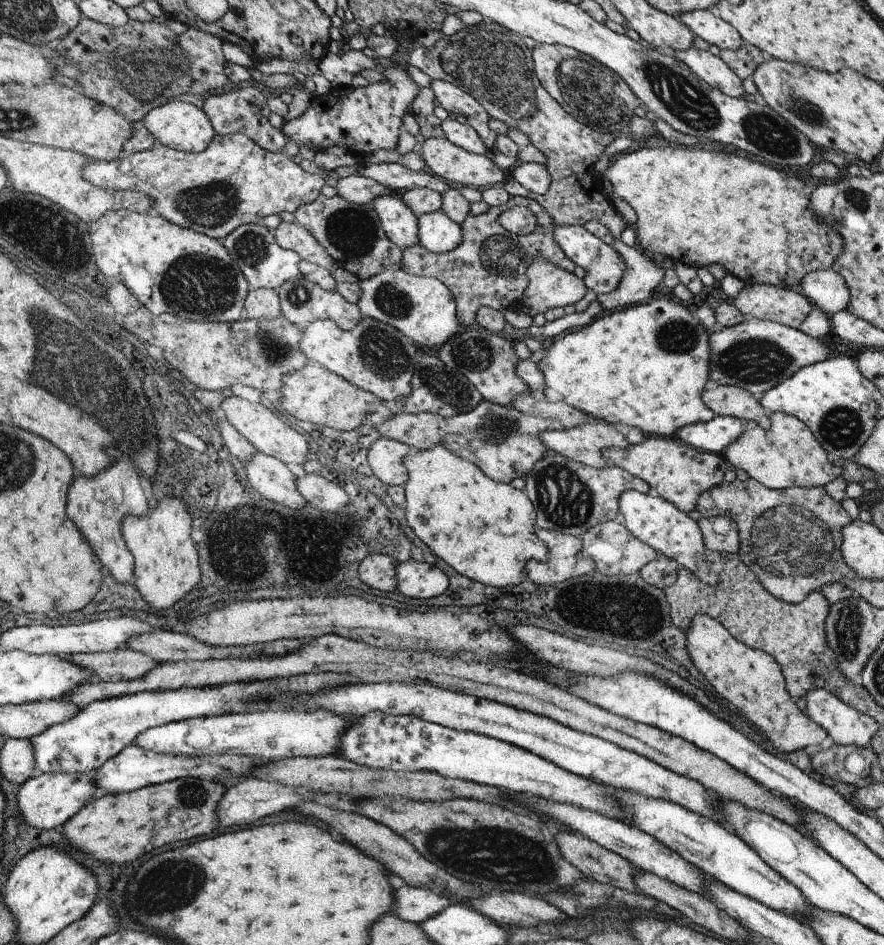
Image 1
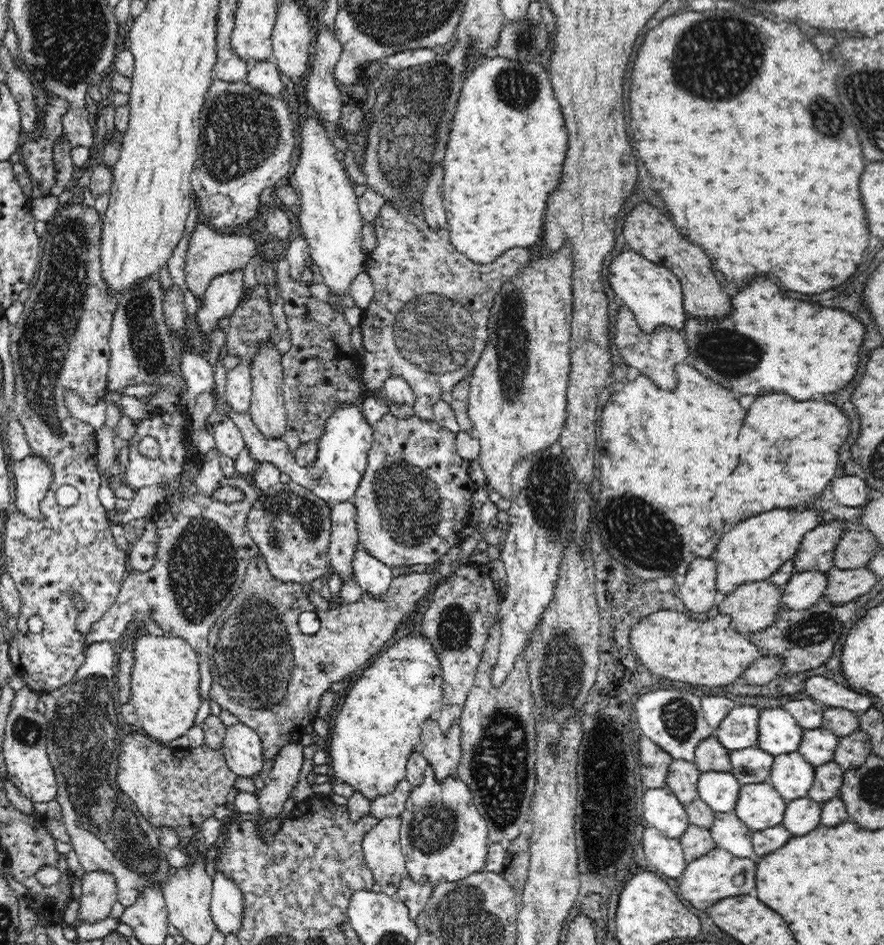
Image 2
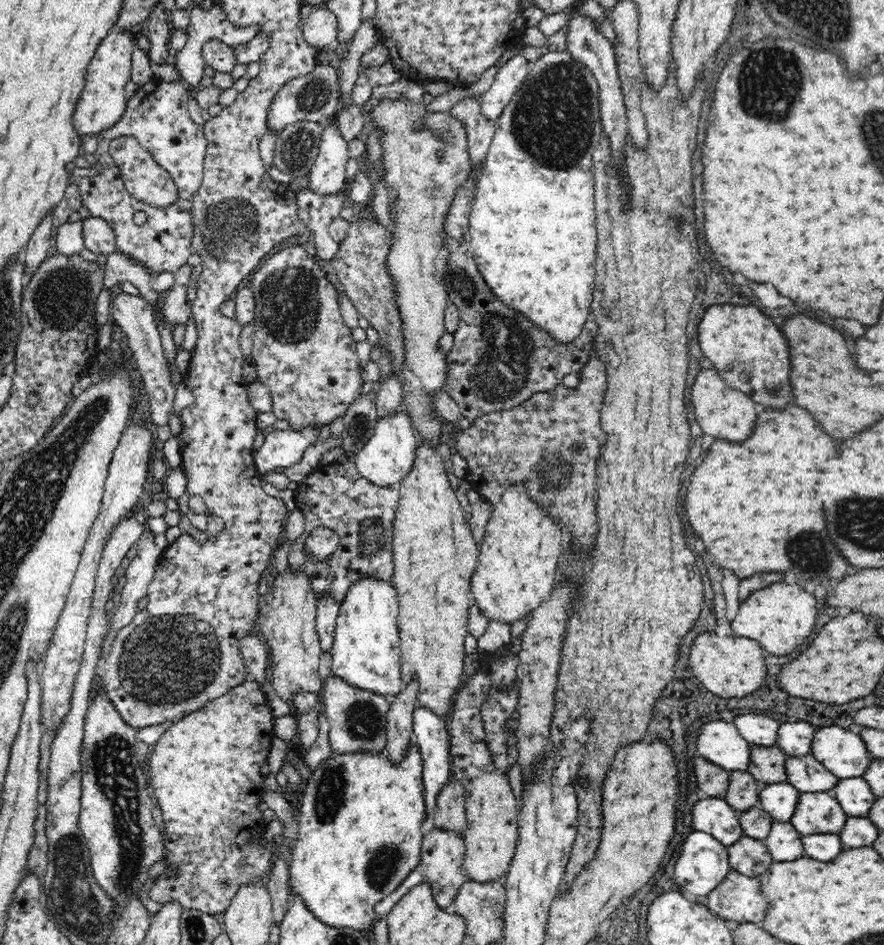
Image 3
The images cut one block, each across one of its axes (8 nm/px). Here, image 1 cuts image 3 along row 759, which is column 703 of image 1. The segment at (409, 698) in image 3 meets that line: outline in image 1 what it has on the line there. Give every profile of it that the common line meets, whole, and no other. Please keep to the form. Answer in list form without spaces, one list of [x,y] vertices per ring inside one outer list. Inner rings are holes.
[[[711,384],[702,391],[701,398],[715,415],[728,415],[743,422],[756,422],[758,416],[766,414],[751,392],[734,385]]]

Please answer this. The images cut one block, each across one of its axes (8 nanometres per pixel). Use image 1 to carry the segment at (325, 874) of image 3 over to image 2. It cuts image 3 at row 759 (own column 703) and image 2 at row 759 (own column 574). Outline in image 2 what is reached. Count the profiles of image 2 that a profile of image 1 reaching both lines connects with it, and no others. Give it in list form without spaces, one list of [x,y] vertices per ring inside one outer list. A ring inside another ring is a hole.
[[[421,631],[398,640],[376,661],[366,668],[346,694],[343,707],[336,717],[334,733],[330,737],[330,765],[334,778],[349,784],[368,800],[394,792],[398,782],[406,776],[406,762],[419,749],[422,724],[435,717],[442,708],[442,669],[432,643]]]

